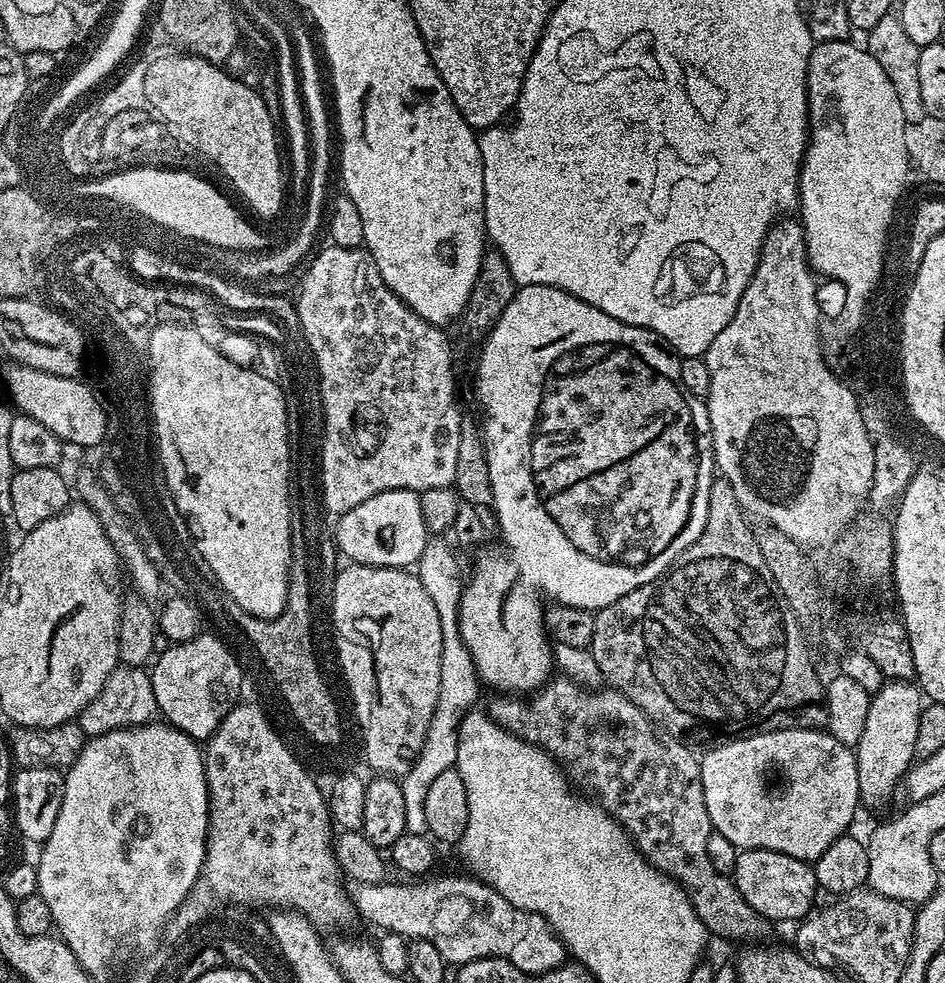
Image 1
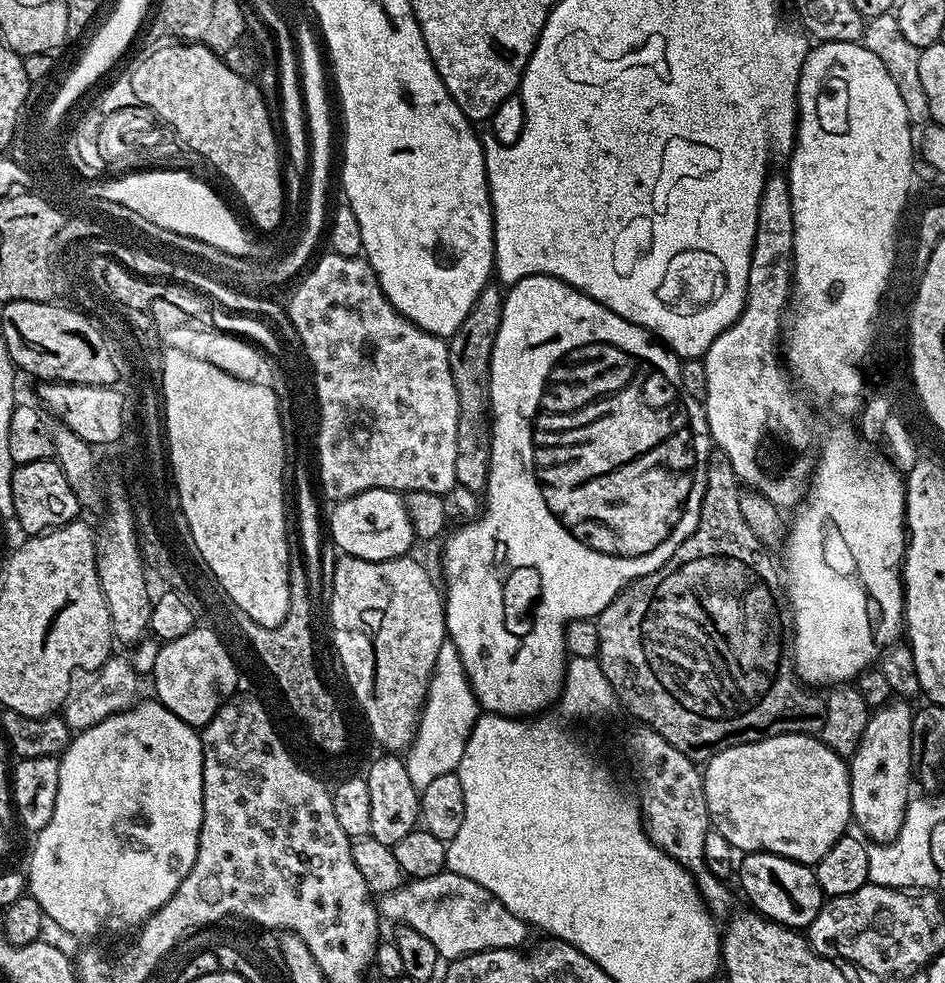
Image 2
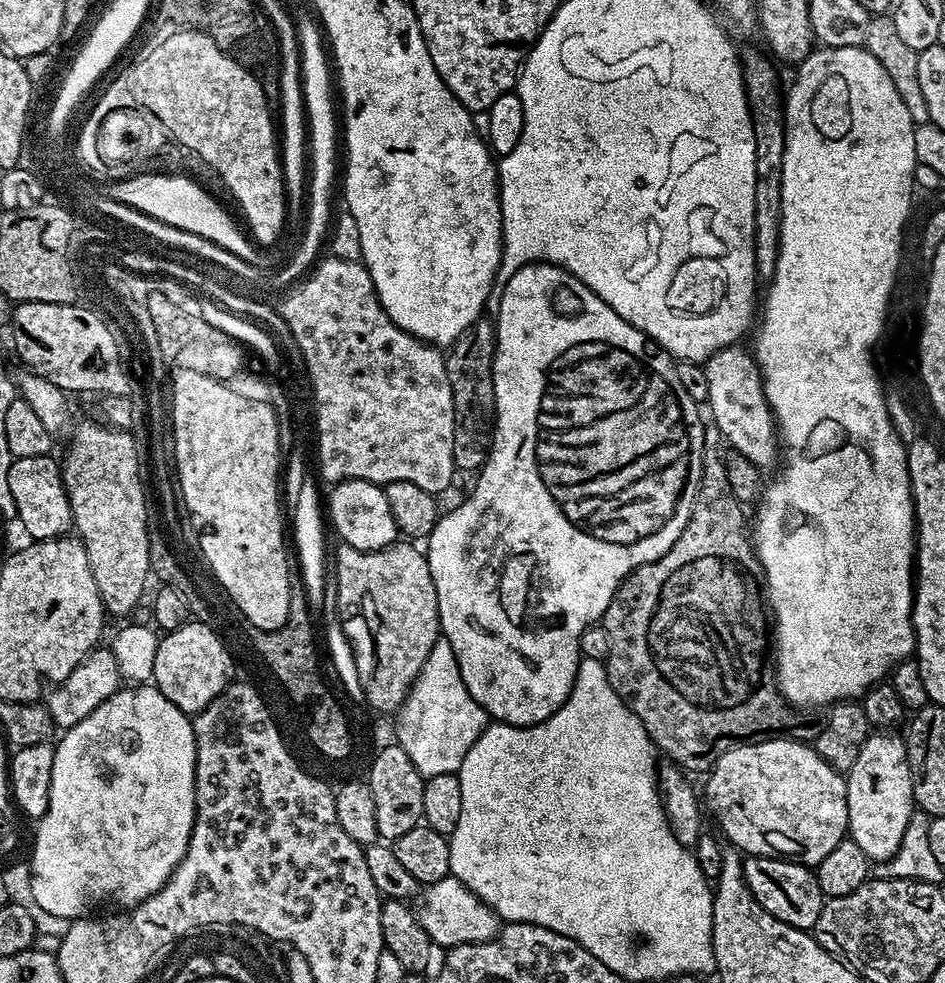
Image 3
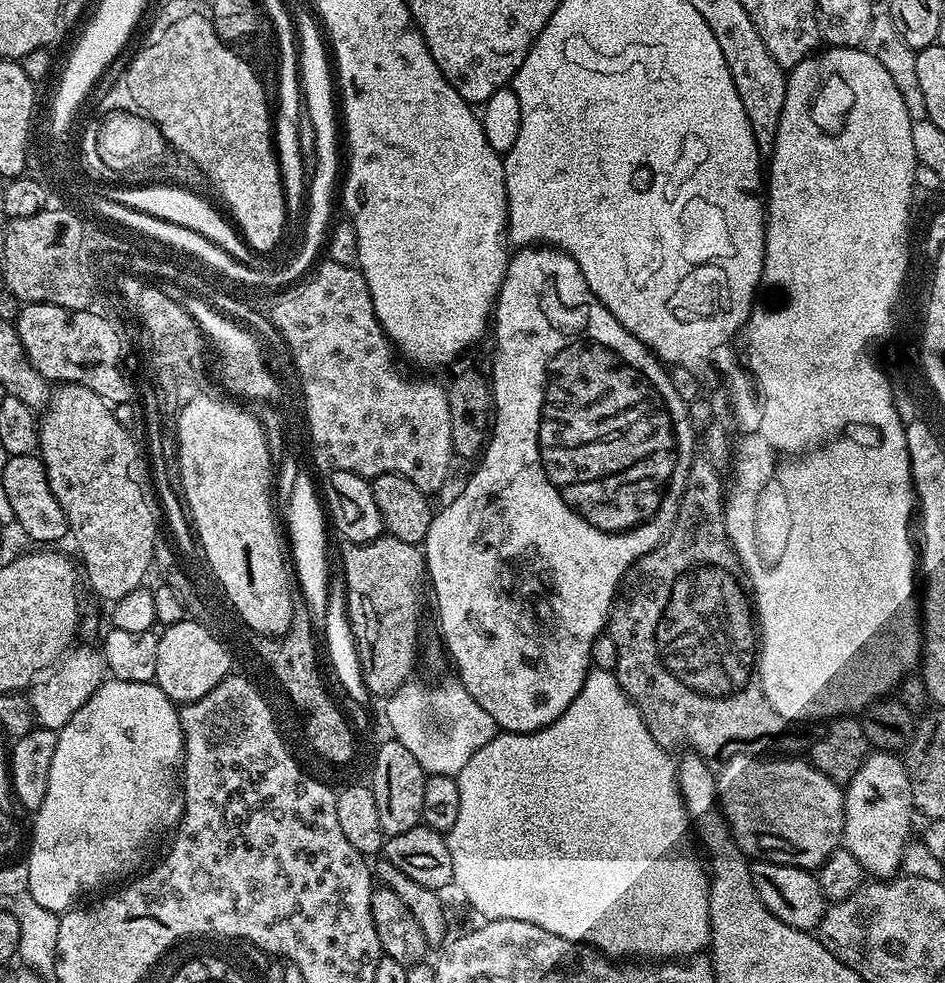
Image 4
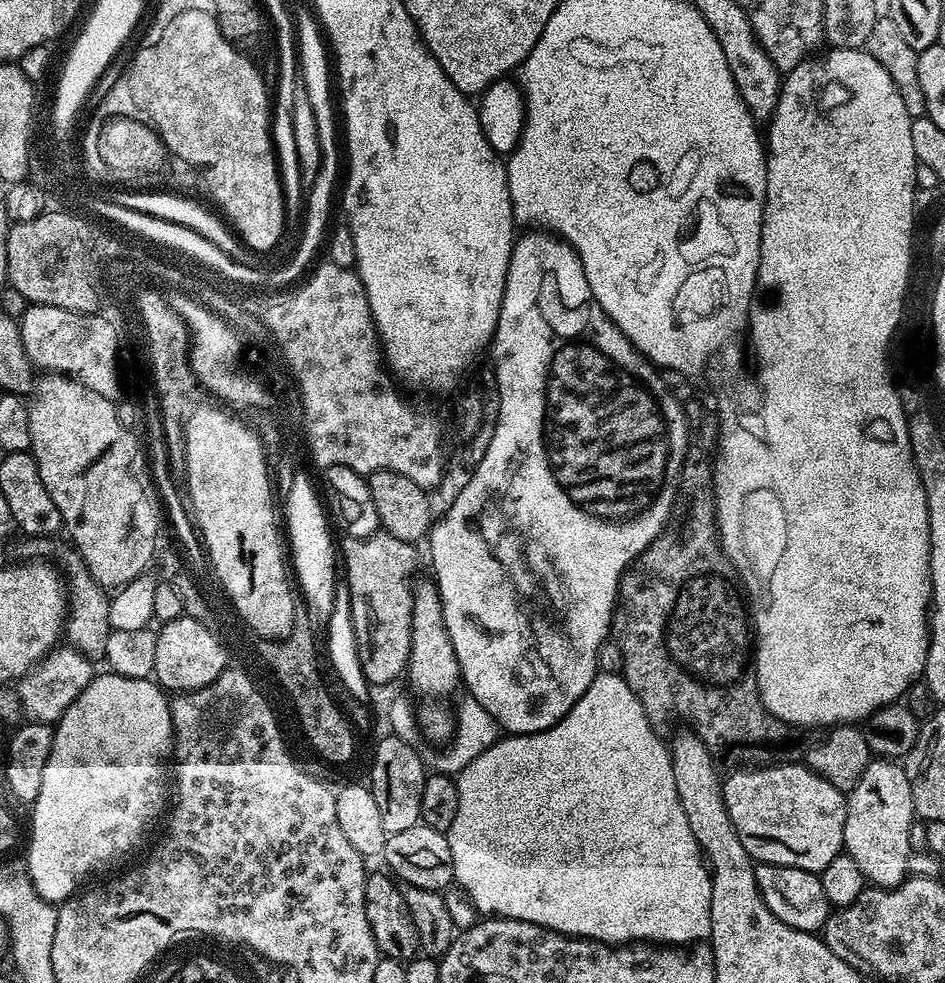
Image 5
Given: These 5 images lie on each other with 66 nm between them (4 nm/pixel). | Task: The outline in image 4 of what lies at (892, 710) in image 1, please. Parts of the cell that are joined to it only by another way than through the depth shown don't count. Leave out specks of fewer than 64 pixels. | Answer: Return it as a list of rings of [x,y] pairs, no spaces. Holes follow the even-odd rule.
[[[873,751],[846,785],[843,847],[858,858],[869,877],[895,877],[901,871],[905,848],[910,843],[908,831],[912,828],[912,816],[910,778],[903,759],[891,752]]]

